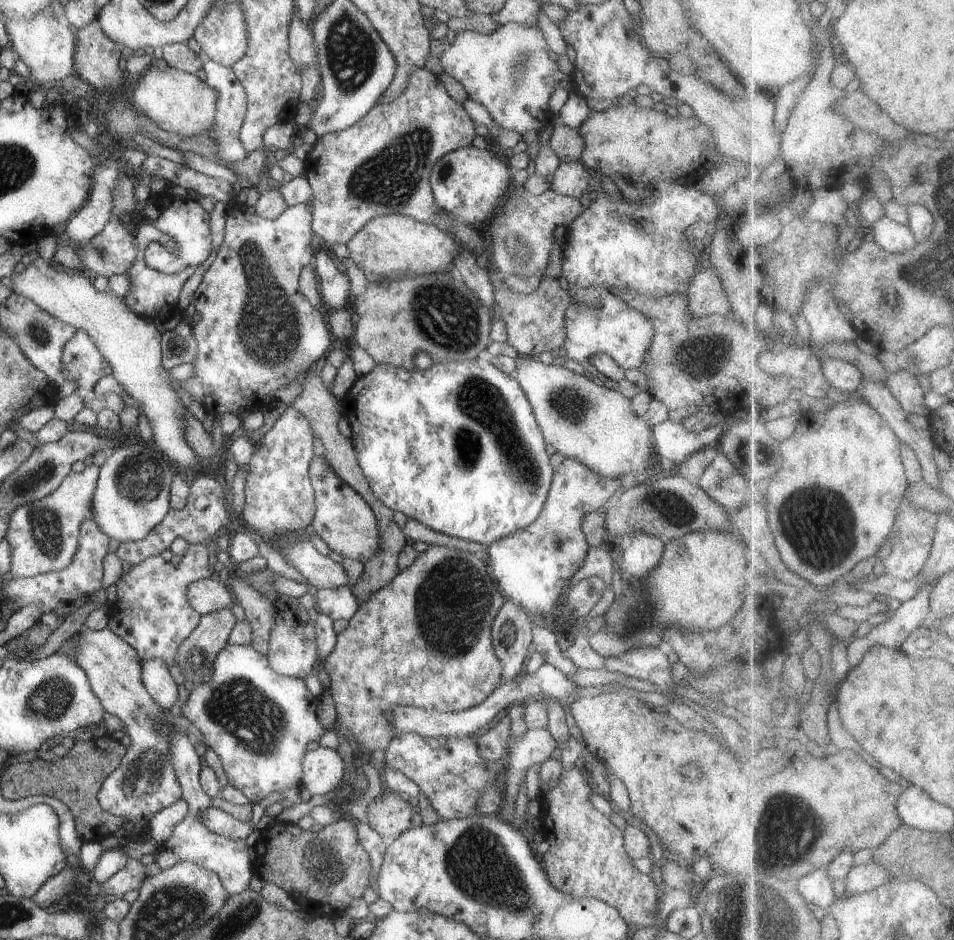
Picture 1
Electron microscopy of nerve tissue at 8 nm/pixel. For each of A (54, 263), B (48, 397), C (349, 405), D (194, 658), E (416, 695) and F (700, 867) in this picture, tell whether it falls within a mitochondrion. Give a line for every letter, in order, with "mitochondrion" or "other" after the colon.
A: other
B: other
C: other
D: mitochondrion
E: other
F: other

